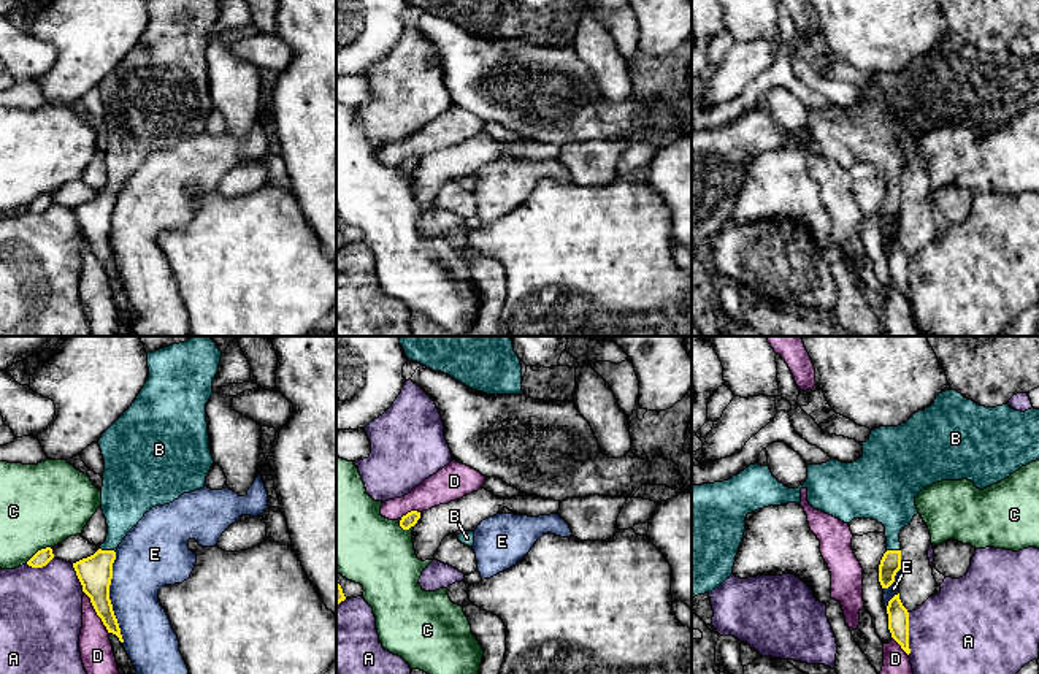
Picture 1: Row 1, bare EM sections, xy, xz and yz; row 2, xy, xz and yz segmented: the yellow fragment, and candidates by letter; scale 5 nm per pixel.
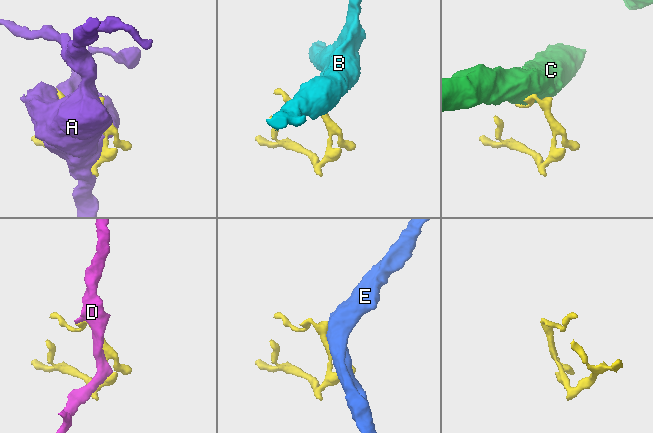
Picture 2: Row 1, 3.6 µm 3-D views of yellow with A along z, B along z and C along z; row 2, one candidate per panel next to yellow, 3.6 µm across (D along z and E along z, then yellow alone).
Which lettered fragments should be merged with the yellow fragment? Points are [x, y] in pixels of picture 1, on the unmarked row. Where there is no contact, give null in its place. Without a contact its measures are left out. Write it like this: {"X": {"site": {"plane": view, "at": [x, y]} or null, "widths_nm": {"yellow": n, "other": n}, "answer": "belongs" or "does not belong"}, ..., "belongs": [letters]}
{"A": {"site": {"plane": "yz", "at": [908, 278]}, "widths_nm": {"yellow": 110, "other": 480}, "answer": "does not belong"}, "B": {"site": {"plane": "xy", "at": [108, 195]}, "widths_nm": {"yellow": 170, "other": 220}, "answer": "belongs"}, "C": {"site": {"plane": "xy", "at": [38, 195]}, "widths_nm": {"yellow": 80, "other": 420}, "answer": "does not belong"}, "D": {"site": {"plane": "xy", "at": [95, 256]}, "widths_nm": {"yellow": 170, "other": 170}, "answer": "does not belong"}, "E": {"site": {"plane": "xy", "at": [108, 243]}, "widths_nm": {"yellow": 170, "other": 300}, "answer": "does not belong"}, "belongs": ["B"]}

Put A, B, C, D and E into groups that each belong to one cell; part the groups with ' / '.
A / B / C / D / E

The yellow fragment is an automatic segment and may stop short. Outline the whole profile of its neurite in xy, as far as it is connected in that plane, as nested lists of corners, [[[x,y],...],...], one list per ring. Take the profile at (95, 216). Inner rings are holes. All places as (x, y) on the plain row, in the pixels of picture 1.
[[[148,0],[149,22],[132,51],[97,86],[105,105],[102,155],[108,179],[100,193],[73,213],[82,236],[106,271],[124,287],[109,244],[116,195],[127,178],[155,151],[206,132],[214,108],[209,94],[206,48],[222,0]]]

